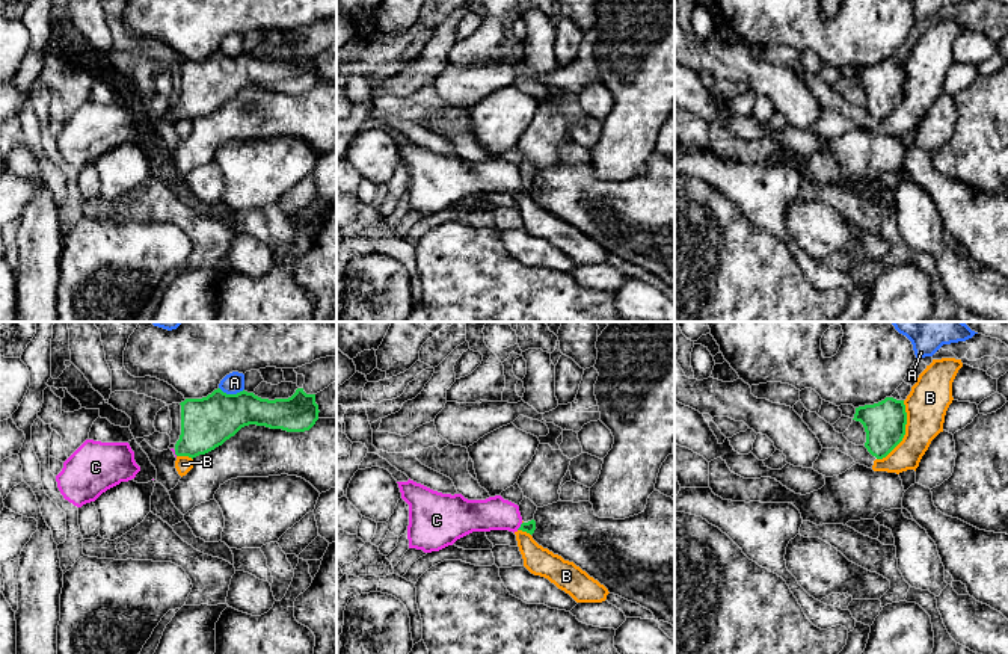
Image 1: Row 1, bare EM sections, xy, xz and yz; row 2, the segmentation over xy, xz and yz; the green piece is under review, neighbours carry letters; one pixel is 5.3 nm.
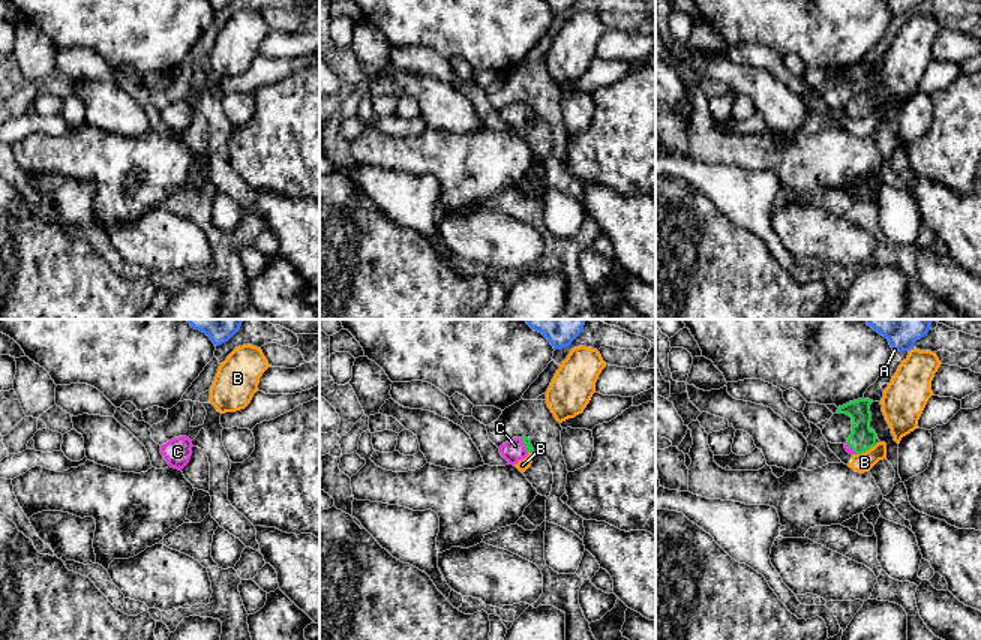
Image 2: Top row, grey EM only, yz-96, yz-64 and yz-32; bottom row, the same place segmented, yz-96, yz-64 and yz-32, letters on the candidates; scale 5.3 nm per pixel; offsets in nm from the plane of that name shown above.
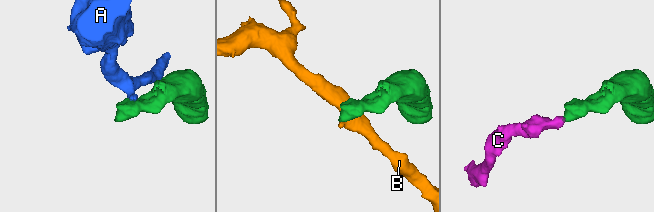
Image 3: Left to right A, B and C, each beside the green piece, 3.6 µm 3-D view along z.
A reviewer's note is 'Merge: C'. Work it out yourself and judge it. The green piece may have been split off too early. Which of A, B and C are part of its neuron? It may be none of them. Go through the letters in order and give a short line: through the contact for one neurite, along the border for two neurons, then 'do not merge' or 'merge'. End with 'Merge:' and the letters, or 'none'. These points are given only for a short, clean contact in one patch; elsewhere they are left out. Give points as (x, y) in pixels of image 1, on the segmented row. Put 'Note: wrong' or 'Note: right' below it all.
A: line xy (219, 387), (227, 393), (243, 390); do not merge
B: do not merge
C: line xz (530, 526), (521, 526), (506, 515), (492, 514); merge
Merge: C
Note: right

